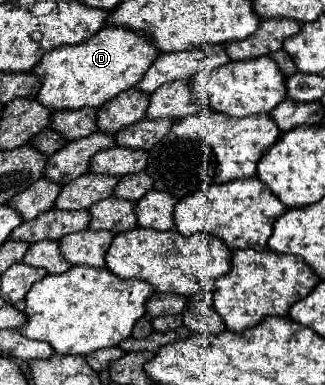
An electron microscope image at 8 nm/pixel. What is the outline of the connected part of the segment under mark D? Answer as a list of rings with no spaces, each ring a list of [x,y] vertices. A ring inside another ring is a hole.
[[[104,26],[92,38],[76,46],[60,46],[42,56],[42,60],[32,68],[32,74],[40,76],[36,100],[50,110],[100,108],[116,94],[132,88],[134,82],[144,76],[156,56],[158,50],[142,34],[126,28]]]

